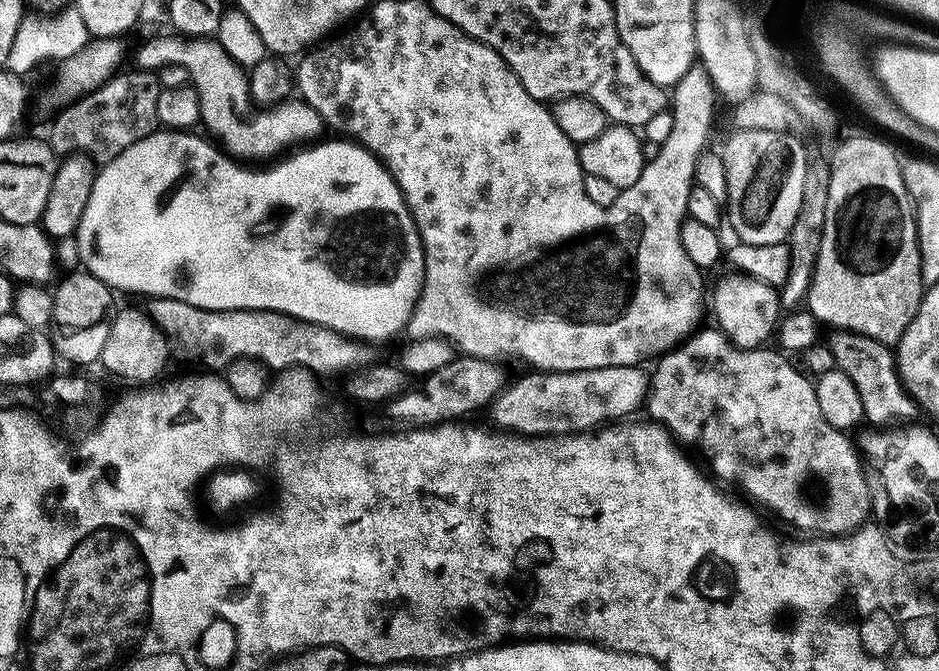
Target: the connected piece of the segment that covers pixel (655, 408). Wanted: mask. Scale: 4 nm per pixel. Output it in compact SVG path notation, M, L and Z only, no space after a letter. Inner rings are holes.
M713 329L713 331L708 330L706 332L703 332L703 330L697 331L694 335L690 336L684 343L681 343L679 346L663 353L663 355L661 355L659 359L655 361L655 364L656 369L654 369L653 372L650 372L650 387L646 397L646 409L648 408L649 414L652 415L649 417L651 417L651 419L655 421L655 423L664 425L664 427L672 433L673 437L675 437L675 439L679 441L681 445L689 446L688 444L693 444L694 447L700 448L701 454L704 455L710 463L712 463L713 470L716 471L722 479L729 480L730 483L737 484L737 486L740 488L745 488L745 490L748 491L754 499L761 500L761 502L766 504L772 511L777 512L777 514L780 515L786 523L793 524L793 526L796 528L801 528L801 530L804 531L801 533L804 534L819 534L821 537L842 536L847 533L856 531L857 528L861 527L861 525L863 525L865 521L869 519L868 499L870 499L870 493L868 490L868 476L866 475L866 469L862 463L862 457L859 451L857 451L857 449L854 447L853 441L851 439L847 440L847 438L844 437L847 435L845 435L845 433L841 431L841 429L835 428L834 426L830 426L830 422L826 422L826 418L822 418L822 410L818 406L818 398L816 397L816 390L813 381L809 379L809 377L805 375L805 373L801 371L799 367L797 367L798 369L796 369L795 366L792 365L786 357L779 356L779 354L776 352L771 352L771 350L768 349L768 346L761 346L759 348L737 348L736 345L733 344L732 341L724 335L723 332Z

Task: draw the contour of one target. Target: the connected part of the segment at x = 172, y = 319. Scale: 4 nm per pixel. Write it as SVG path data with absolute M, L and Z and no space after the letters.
M162 296L149 299L146 311L164 332L175 359L177 356L180 360L201 360L208 370L223 370L237 356L261 360L269 370L307 368L313 374L351 373L374 360L371 343L274 310L240 308L237 312L215 312Z

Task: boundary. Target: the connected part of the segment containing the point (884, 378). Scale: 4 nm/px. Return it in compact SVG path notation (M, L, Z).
M838 328L829 333L826 343L830 354L834 354L836 367L846 374L846 378L850 378L850 382L854 382L858 398L862 398L865 419L873 420L876 424L886 420L911 421L911 416L918 412L918 406L910 396L906 395L900 382L893 349L874 338L845 328Z

